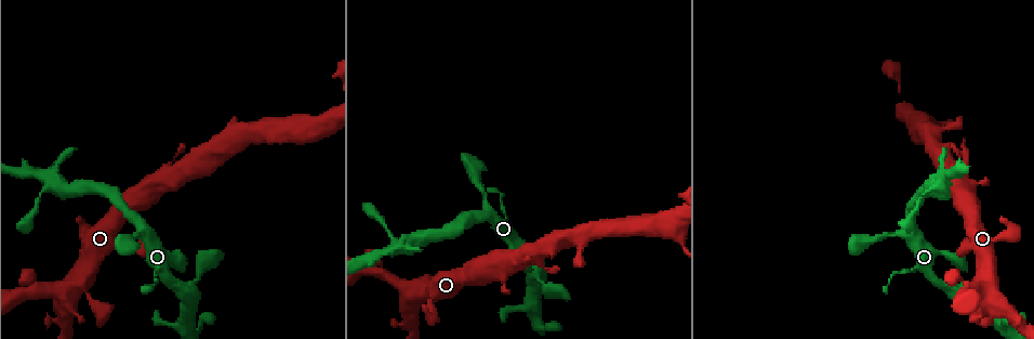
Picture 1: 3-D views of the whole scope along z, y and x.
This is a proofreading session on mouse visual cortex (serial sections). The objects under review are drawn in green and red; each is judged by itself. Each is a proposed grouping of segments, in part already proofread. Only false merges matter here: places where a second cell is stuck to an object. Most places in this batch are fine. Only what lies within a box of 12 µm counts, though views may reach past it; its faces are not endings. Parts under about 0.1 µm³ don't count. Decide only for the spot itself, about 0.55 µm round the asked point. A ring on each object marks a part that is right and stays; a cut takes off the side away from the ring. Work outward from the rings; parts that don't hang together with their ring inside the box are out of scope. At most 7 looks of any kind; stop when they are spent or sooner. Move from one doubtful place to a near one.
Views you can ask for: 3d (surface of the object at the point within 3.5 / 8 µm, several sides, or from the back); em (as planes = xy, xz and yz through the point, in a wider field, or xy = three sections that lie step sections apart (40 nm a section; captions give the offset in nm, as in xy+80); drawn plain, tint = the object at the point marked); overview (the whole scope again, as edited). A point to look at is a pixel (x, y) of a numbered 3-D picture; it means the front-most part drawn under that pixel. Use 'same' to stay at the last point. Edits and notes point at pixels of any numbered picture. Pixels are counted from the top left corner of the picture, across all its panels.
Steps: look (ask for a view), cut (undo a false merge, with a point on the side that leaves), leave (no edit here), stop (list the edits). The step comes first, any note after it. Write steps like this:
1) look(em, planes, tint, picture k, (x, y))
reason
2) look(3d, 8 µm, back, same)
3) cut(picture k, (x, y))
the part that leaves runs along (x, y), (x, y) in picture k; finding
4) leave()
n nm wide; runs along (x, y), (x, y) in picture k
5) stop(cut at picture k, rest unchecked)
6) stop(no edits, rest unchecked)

look(3d, 3.5 µm, picture 1, (982, 292))
sharp bend

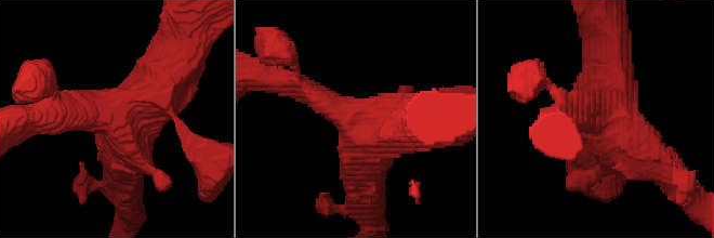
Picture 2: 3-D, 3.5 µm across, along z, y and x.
look(em, xy, step 5, tint, picture 2, (106, 113))
now the EM

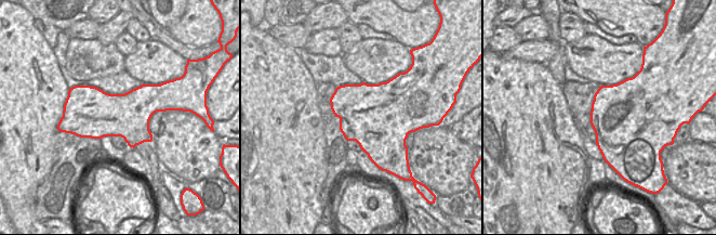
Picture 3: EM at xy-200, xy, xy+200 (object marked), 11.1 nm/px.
look(em, xy, step 3, tint, same)
cut it another way

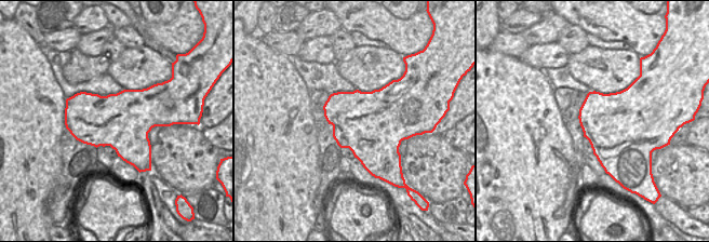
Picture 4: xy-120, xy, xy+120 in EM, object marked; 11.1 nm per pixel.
leave()
runs along (175, 64), (126, 114), (62, 117) in picture 2; continuous, no second cell

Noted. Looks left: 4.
look(3d, 3.5 µm, back, picture 1, (398, 243))
three arms meet

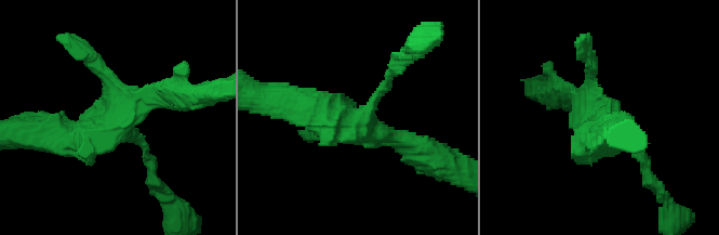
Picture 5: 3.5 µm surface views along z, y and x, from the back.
look(em, xy, step 1, tint, picture 5, (359, 120))

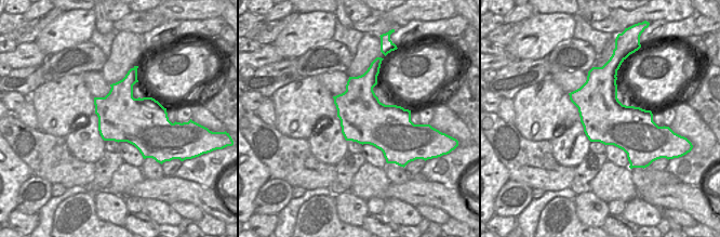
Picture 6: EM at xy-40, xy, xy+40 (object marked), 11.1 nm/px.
leave()
runs along (292, 101), (415, 147) in picture 5; one cell here

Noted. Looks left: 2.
stop(no edits, rest unchecked)

